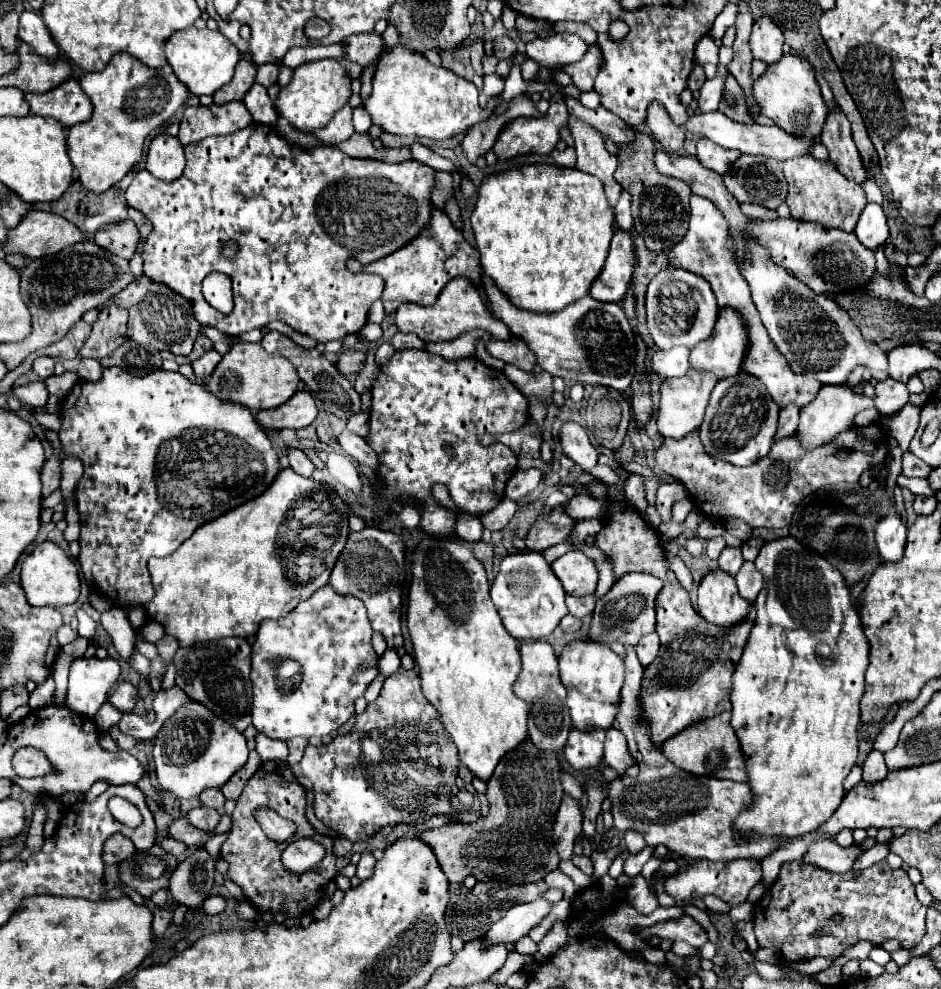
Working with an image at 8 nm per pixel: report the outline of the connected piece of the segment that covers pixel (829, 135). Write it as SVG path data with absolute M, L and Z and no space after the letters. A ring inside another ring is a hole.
M837 109L835 113L829 113L821 133L821 143L827 147L829 159L835 163L837 171L843 177L859 185L863 185L869 179L869 173L851 139L851 125L847 117L841 113L841 109Z

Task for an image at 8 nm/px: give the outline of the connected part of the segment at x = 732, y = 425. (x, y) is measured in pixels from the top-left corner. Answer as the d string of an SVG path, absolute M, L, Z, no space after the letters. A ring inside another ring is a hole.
M739 373L731 379L719 379L715 385L709 407L705 413L705 421L701 429L701 441L705 451L717 459L723 459L733 465L753 465L761 457L765 457L775 443L779 419L779 405L767 395L767 387L755 379L755 375Z

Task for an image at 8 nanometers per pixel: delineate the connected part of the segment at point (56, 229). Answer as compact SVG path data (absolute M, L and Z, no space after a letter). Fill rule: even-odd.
M29 211L17 227L7 231L7 243L1 247L9 255L19 253L23 257L37 259L43 255L53 255L83 239L83 233L67 219L55 213Z

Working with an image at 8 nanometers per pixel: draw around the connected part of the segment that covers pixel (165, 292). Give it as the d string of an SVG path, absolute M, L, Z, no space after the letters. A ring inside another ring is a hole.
M137 277L131 281L119 295L113 299L117 305L123 305L129 309L129 323L127 323L127 335L139 343L139 345L151 345L159 351L167 349L175 355L187 357L193 349L193 341L199 335L201 325L195 321L191 313L189 301L185 301L181 295L171 291L163 283L155 283L147 277Z

